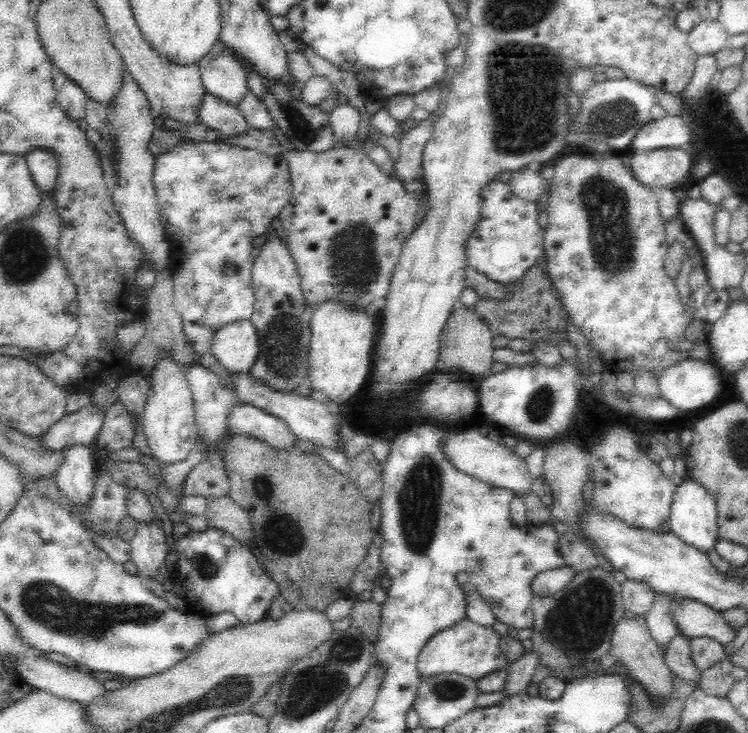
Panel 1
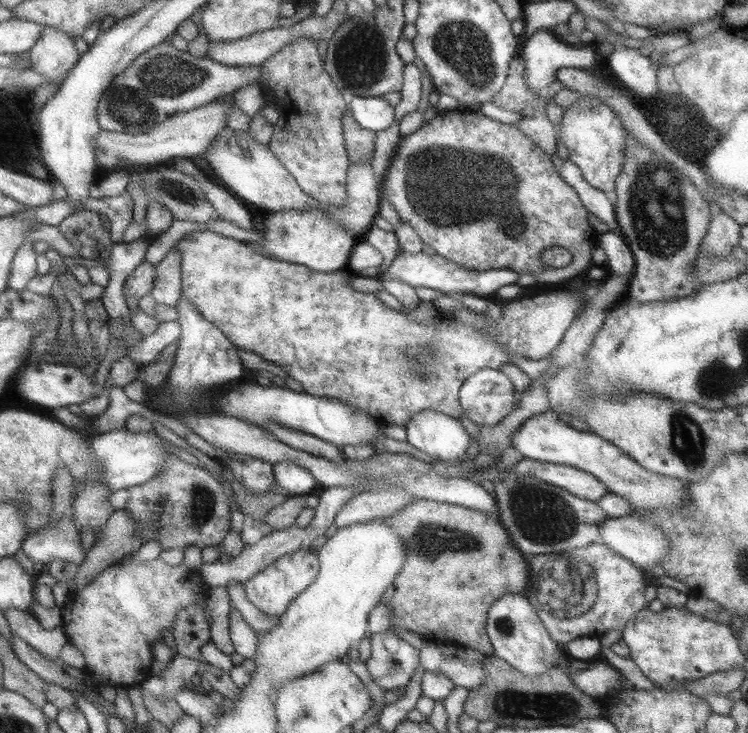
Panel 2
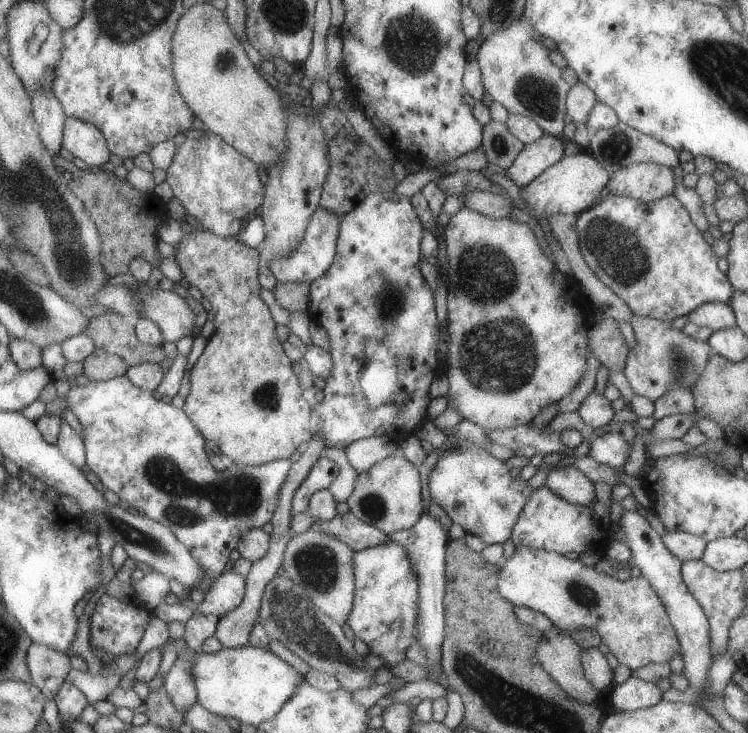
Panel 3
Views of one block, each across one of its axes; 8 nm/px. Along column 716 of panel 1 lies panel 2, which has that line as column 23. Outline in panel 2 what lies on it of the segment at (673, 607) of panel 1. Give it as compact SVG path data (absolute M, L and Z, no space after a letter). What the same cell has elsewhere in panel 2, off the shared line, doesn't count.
M7 608L4 612L13 634L46 658L59 662L60 650L69 642L62 625L47 630L40 625L32 611Z

